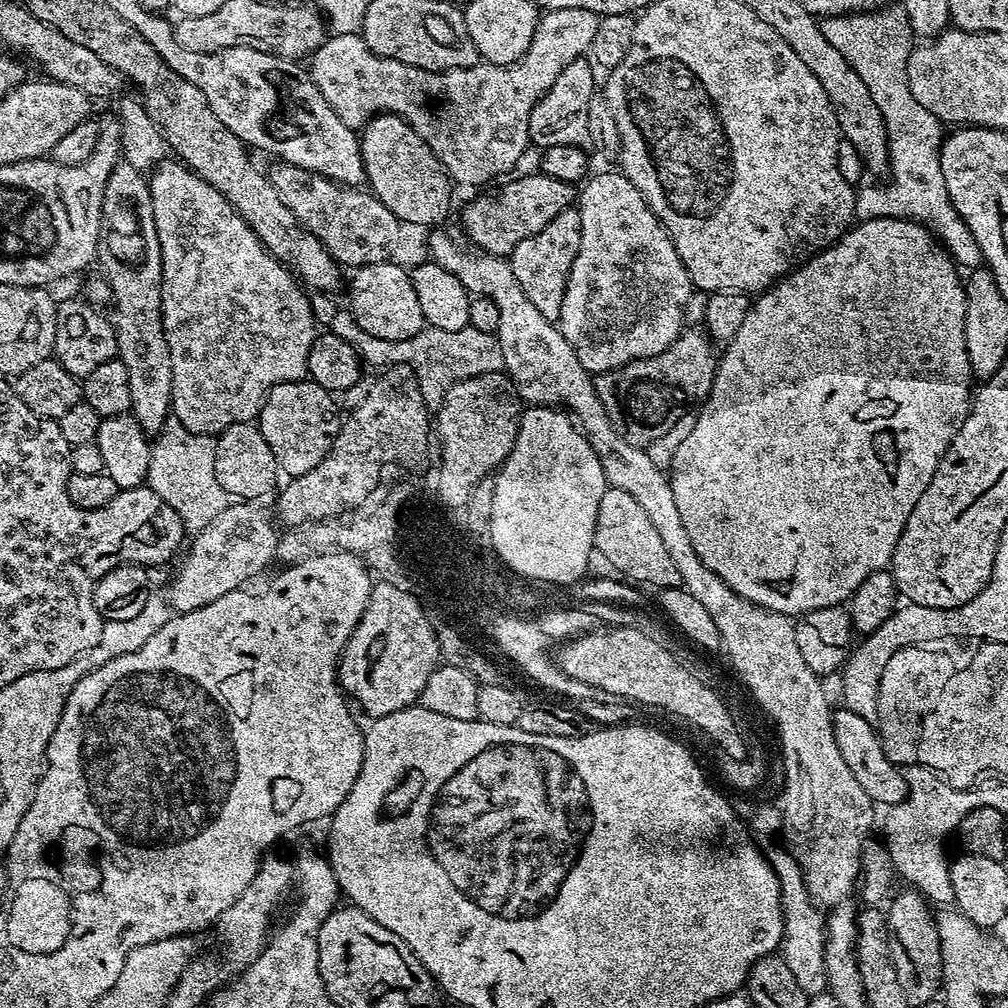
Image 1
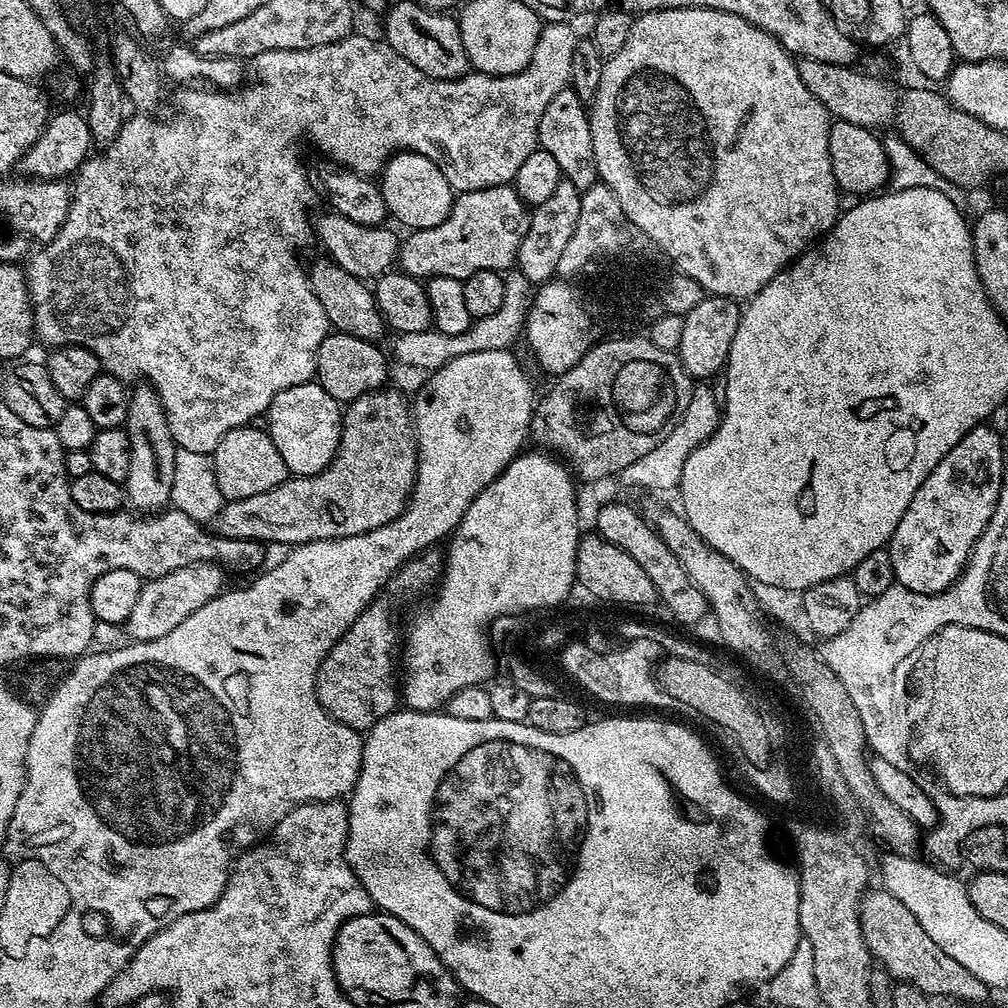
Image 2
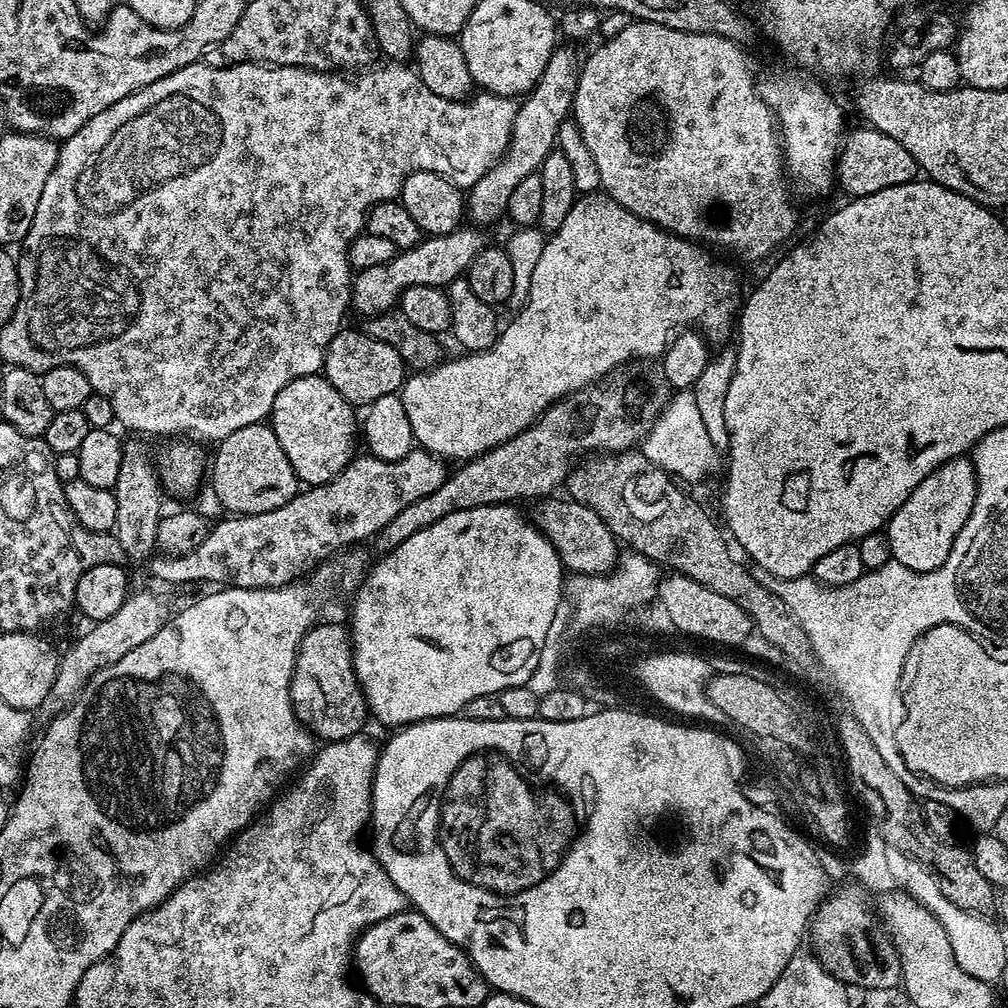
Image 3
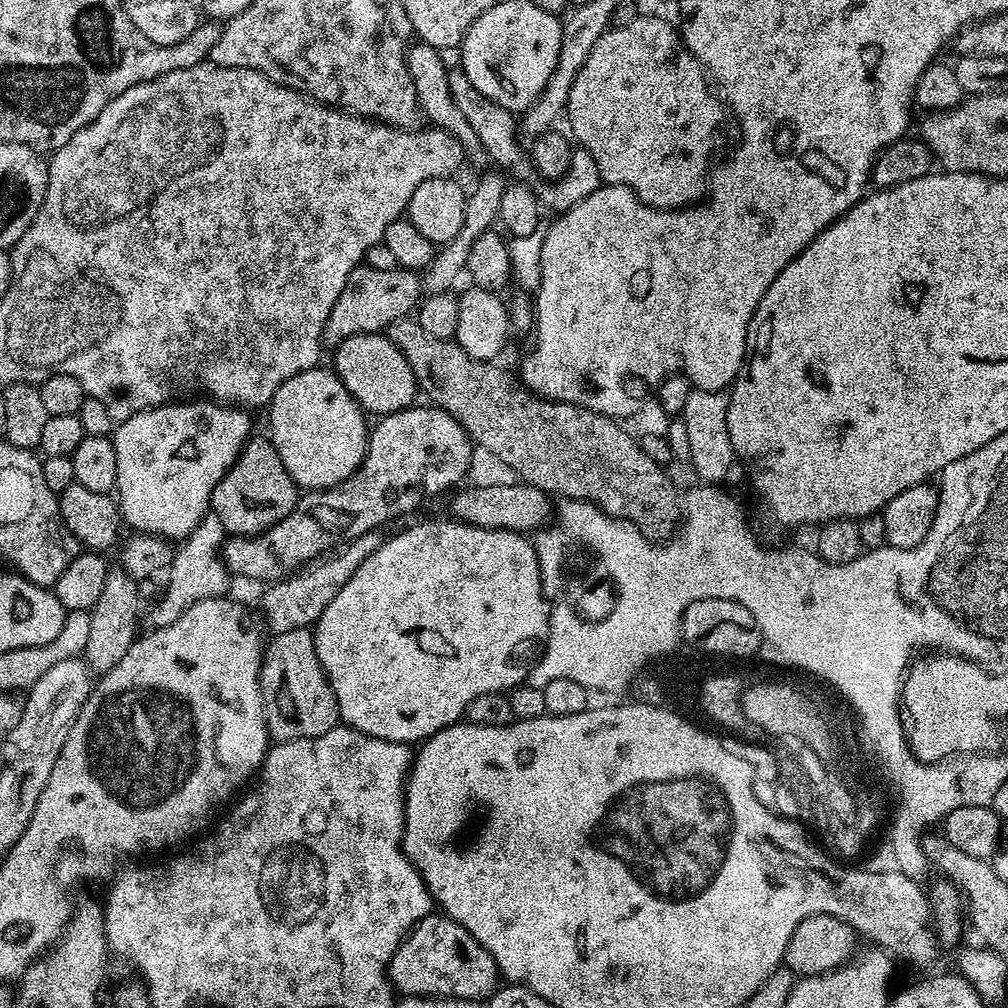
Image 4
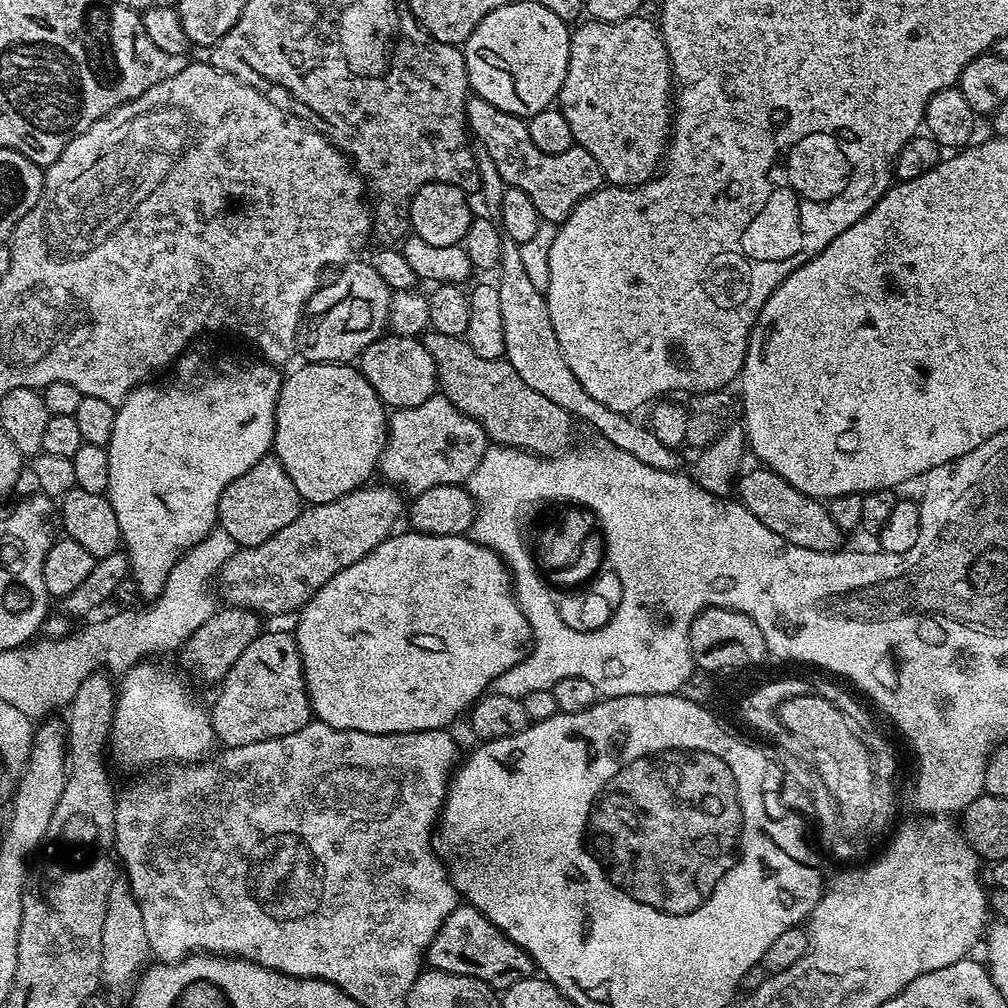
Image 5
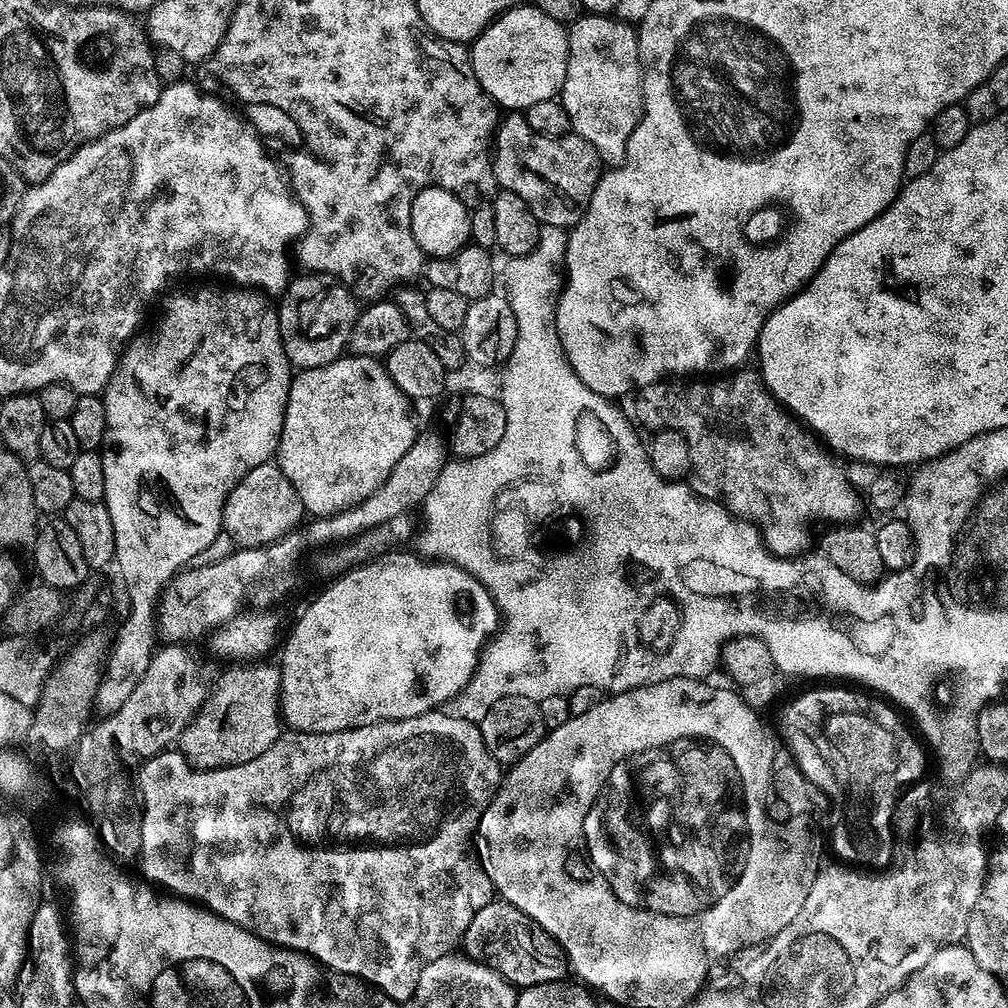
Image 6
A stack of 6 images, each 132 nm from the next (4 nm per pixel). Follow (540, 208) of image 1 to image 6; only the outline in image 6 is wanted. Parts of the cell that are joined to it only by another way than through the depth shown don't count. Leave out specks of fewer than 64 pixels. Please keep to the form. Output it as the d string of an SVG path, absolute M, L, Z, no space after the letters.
M316 274L300 275L304 276L298 277L297 280L296 277L289 279L288 288L282 293L282 299L279 301L281 304L278 304L282 346L284 353L288 356L289 364L296 370L326 366L345 355L348 340L352 337L356 318L361 310L361 305L351 288L339 282L329 282Z

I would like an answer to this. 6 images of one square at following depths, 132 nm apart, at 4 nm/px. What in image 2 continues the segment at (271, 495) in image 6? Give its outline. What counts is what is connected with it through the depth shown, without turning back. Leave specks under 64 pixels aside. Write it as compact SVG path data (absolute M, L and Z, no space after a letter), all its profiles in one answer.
M245 426L230 430L218 442L212 456L212 465L216 468L218 490L222 490L225 501L238 498L250 498L250 494L262 494L265 490L274 490L287 480L290 473L286 462L282 462L282 454L278 454L278 446L269 438L267 431L260 426Z

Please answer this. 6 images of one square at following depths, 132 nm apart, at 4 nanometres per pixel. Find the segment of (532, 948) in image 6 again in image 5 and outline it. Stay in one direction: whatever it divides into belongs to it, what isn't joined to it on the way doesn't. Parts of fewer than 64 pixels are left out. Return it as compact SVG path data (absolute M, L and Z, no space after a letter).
M467 902L457 906L450 914L450 918L446 918L442 922L438 934L434 934L434 938L430 942L426 953L426 964L429 969L437 972L458 974L466 978L476 978L482 982L486 982L491 988L497 990L514 986L514 982L527 980L534 972L534 965L528 953L522 951L510 937L499 932L477 908L472 907L472 905Z

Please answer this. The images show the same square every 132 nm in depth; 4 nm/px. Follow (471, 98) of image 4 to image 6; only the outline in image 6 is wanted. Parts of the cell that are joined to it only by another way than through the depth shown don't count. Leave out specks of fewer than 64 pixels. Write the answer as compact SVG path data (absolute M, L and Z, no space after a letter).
M508 114L496 125L490 155L492 157L492 172L496 176L496 183L503 191L518 194L530 210L534 210L534 218L538 218L541 226L549 224L565 230L573 226L584 216L586 206L594 194L602 175L602 161L598 150L590 146L580 136L547 136L530 130L523 114Z

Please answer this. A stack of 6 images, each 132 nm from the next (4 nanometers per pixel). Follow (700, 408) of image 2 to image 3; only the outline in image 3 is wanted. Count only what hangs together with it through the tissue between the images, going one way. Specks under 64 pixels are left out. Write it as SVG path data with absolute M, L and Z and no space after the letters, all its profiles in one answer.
M679 389L669 397L662 415L641 441L640 451L652 464L683 483L700 482L711 472L718 451L707 433L693 389Z

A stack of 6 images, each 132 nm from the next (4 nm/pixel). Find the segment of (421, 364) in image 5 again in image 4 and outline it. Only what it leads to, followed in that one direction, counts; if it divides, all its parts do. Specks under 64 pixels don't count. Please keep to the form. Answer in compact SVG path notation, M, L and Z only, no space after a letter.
M379 332L354 334L343 340L342 343L335 345L333 352L336 353L333 354L332 361L330 361L331 367L365 413L372 415L373 412L373 417L379 418L400 412L404 408L413 407L415 400L412 399L418 396L418 385L414 378L414 370L410 370L410 362L406 362L404 352L398 350L398 346L394 346L394 342L390 342L387 335Z

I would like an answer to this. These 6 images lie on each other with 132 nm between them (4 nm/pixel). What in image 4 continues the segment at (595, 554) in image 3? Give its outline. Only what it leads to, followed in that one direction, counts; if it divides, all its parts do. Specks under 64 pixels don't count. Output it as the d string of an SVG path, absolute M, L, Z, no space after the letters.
M523 482L516 484L480 484L477 488L464 488L451 493L448 508L451 519L479 528L501 528L507 532L532 534L549 523L554 504L549 493Z

